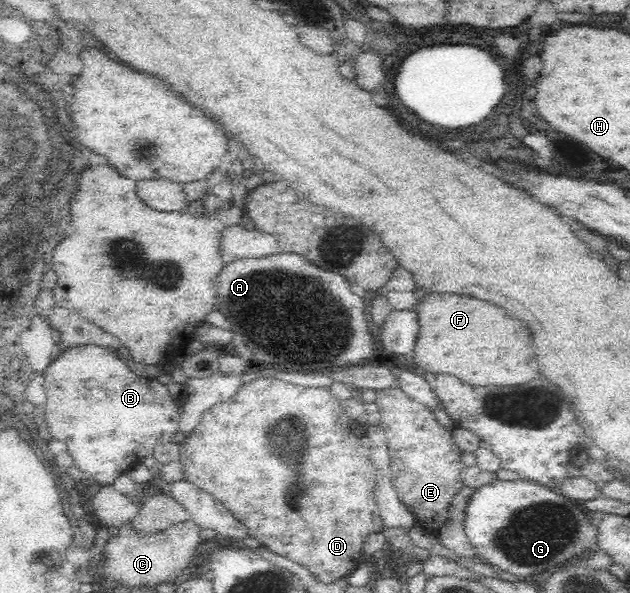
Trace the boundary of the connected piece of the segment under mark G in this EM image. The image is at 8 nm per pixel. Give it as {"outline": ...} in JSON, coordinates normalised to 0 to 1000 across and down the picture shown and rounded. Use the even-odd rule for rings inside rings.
{"outline":[[[827,806],[816,811],[789,809],[783,815],[768,818],[765,823],[756,823],[751,830],[740,855],[737,894],[748,919],[751,919],[754,927],[757,927],[757,938],[760,938],[760,943],[776,953],[776,956],[781,956],[786,963],[795,960],[795,963],[803,963],[827,973],[867,963],[878,965],[881,960],[887,960],[895,956],[895,953],[906,949],[905,946],[910,944],[910,939],[922,939],[922,943],[917,943],[916,946],[932,946],[930,943],[924,944],[924,939],[937,939],[938,943],[938,936],[944,936],[944,929],[954,926],[949,921],[949,892],[938,882],[937,874],[932,875],[932,872],[929,872],[929,865],[933,863],[927,857],[922,858],[919,852],[922,852],[922,848],[913,847],[902,838],[890,836],[883,830],[883,826],[865,821],[863,818],[846,815],[844,811],[829,809]]]}

